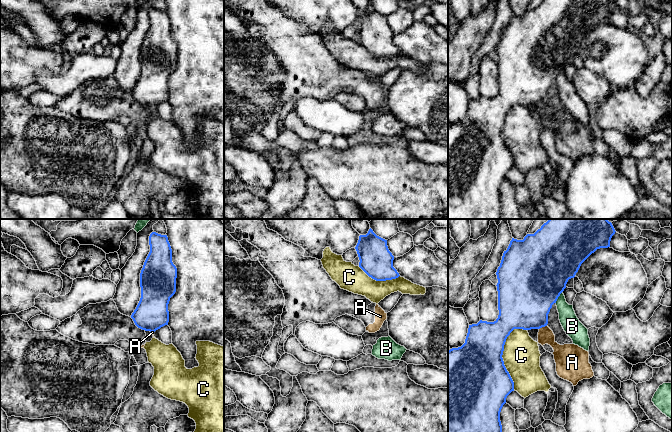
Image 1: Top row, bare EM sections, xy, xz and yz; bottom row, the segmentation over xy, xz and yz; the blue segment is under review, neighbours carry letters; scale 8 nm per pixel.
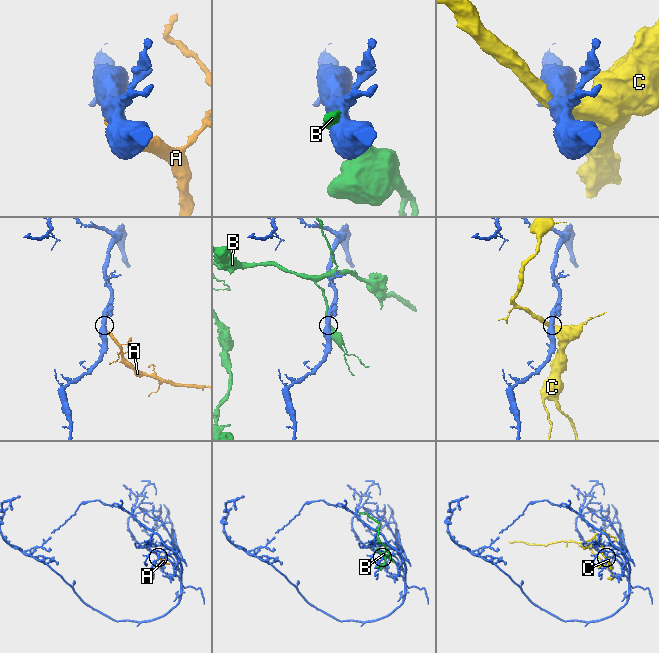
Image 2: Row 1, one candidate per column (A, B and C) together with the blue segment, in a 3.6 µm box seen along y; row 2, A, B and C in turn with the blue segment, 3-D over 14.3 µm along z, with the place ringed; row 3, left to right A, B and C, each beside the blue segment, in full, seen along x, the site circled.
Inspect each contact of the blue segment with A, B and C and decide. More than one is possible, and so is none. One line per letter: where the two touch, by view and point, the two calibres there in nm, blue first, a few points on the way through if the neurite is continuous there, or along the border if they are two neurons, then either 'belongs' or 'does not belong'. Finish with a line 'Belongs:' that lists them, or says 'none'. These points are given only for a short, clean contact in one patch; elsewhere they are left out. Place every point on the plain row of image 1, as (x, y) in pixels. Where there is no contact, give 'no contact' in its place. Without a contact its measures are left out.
A: yz (542, 102) | 440/130 nm | along yz (546, 101), (539, 105) | does not belong
B: yz (558, 72) | 500/140 nm | does not belong
C: yz (502, 130) | 460/300 nm | does not belong
Belongs: none

